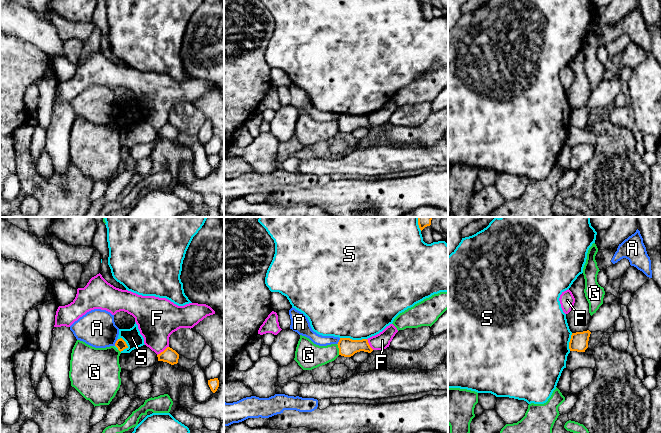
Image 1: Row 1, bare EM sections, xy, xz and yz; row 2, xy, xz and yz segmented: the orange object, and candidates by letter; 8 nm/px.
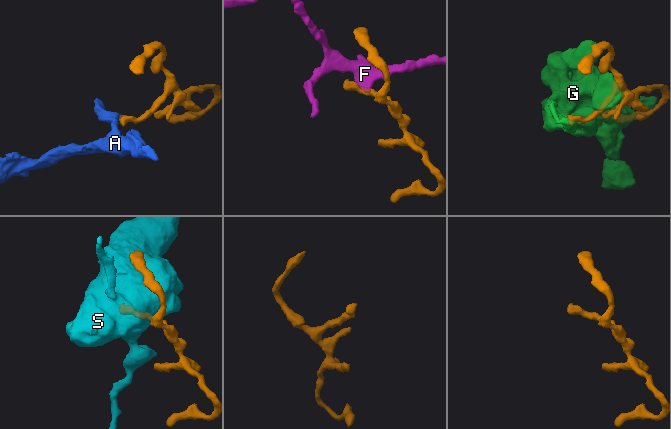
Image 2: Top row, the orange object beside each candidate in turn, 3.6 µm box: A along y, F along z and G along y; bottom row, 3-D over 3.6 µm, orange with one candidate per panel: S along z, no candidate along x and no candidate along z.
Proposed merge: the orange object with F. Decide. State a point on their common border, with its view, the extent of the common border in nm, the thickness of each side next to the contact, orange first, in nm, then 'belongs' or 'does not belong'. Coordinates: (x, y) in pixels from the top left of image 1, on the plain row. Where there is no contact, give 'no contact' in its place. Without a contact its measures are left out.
meets orange in xy at (163, 127); contact 120 nm long; 120 nm thick on the orange side, 320 nm on the other; does not belong

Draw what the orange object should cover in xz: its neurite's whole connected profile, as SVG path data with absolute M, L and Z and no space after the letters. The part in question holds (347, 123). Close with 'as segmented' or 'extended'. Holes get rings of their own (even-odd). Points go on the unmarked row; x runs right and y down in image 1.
M340 114L338 118L339 131L351 133L355 129L364 127L371 129L373 125L370 123L367 115L352 116L350 114Z; as segmented

